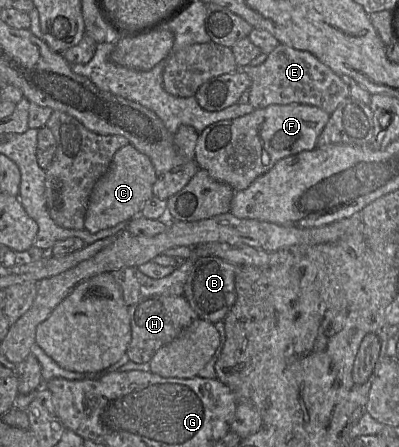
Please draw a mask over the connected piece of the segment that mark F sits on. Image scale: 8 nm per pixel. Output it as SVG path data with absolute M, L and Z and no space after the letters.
M295 103L255 109L247 115L213 123L200 132L194 161L214 179L241 191L283 158L315 149L329 118L330 114L320 108Z

